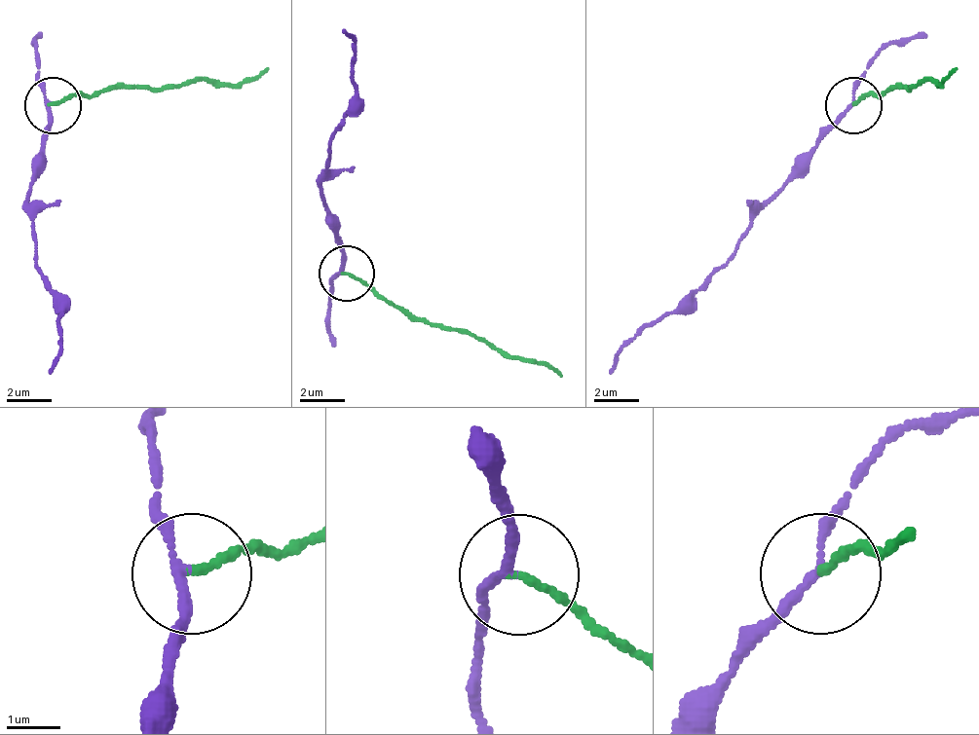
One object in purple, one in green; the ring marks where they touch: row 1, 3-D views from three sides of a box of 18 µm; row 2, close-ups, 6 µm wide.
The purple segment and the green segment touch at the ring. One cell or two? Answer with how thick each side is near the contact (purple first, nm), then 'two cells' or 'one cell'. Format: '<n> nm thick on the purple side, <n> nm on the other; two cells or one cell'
150 nm thick on the purple side, 130 nm on the other; two cells

